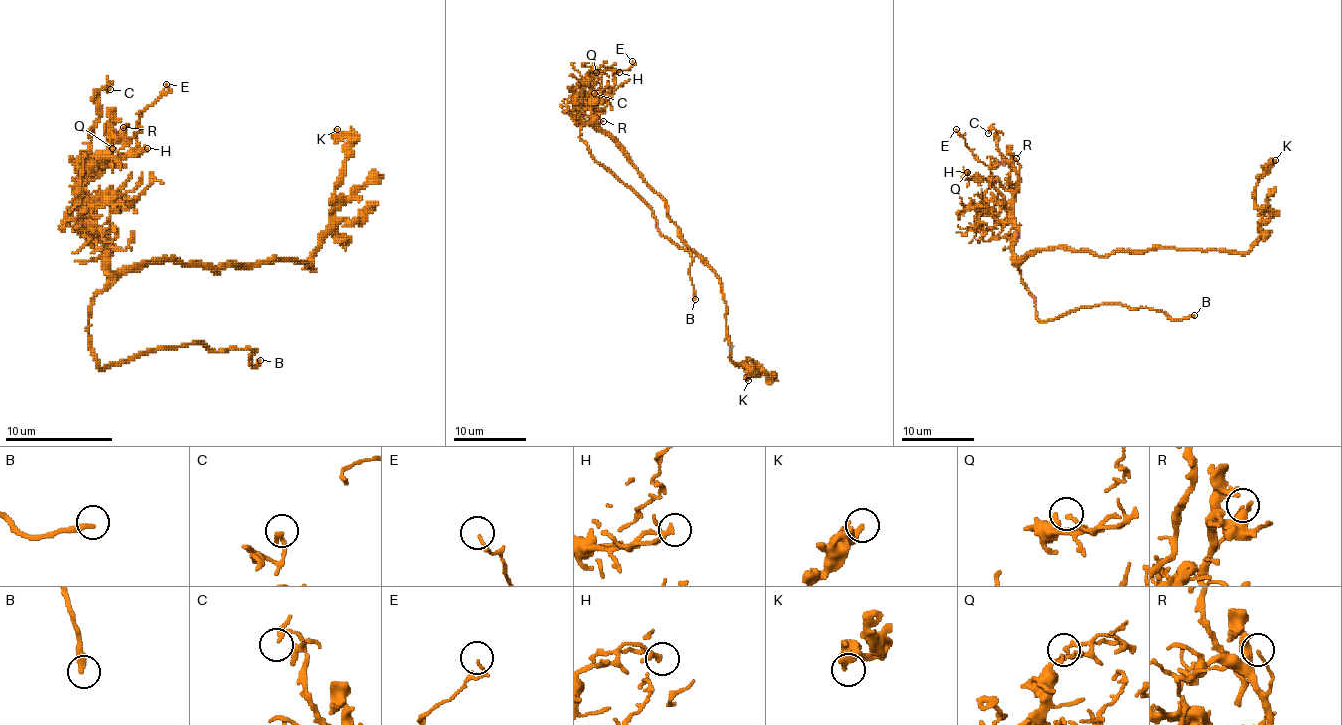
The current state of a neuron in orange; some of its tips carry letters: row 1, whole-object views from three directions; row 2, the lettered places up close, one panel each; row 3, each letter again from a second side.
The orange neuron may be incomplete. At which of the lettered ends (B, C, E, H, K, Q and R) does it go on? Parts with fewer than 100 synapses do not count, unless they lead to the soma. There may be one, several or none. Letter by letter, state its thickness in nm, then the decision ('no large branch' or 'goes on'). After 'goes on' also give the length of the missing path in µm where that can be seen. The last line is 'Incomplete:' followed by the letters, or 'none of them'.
B: calibre 300 nm; goes on; missing 50 µm
C: calibre 130 nm; no large branch
E: calibre 130 nm; no large branch
H: calibre 160 nm; no large branch
K: calibre 400 nm; no large branch
Q: calibre 200 nm; no large branch
R: calibre 100 nm; no large branch
Incomplete: B

